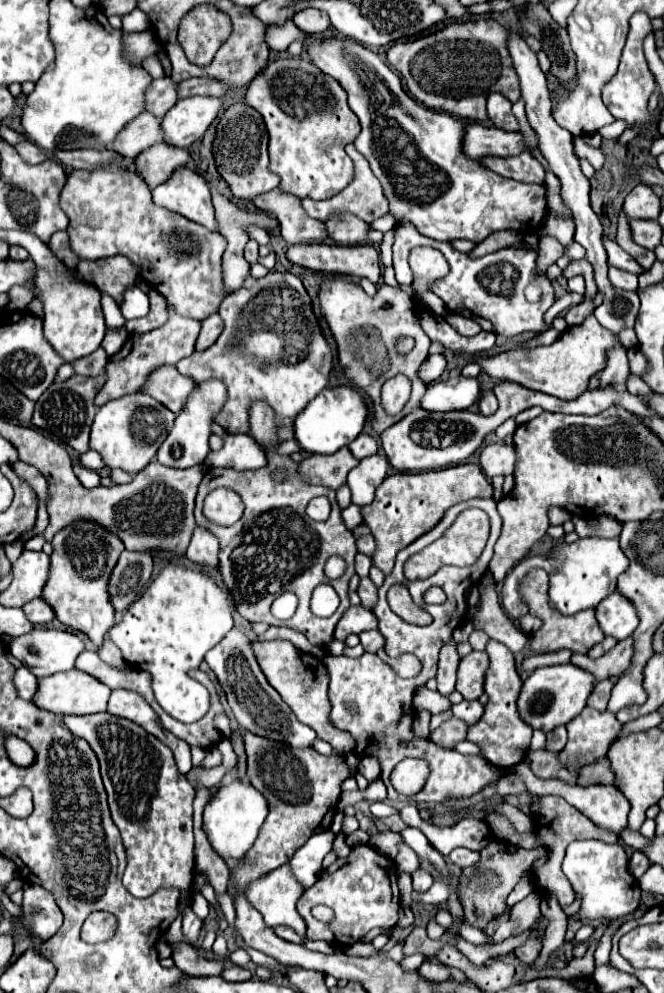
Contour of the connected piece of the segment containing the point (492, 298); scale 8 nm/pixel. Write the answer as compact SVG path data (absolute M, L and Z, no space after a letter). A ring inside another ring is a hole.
M399 222L397 228L395 228L395 244L393 244L393 268L395 268L395 276L397 276L399 284L413 284L413 272L409 268L407 256L409 256L409 250L415 248L415 246L437 248L447 258L451 270L445 278L433 282L431 290L445 302L445 306L451 312L465 312L465 308L467 308L473 316L481 316L481 318L491 322L487 326L489 332L495 332L495 334L501 334L501 336L507 336L507 338L517 336L517 334L527 332L527 330L541 332L545 328L543 314L553 306L555 290L553 290L551 280L545 274L543 274L543 278L539 278L539 274L537 274L537 252L533 248L529 248L529 246L511 246L511 248L503 248L503 250L497 250L497 252L481 256L481 258L469 258L467 254L455 250L451 246L451 242L431 240L431 238L419 234L419 230L415 230L415 226L411 226L411 222Z

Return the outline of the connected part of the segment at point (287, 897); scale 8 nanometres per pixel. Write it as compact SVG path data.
M285 864L249 884L245 894L249 902L263 914L267 926L289 926L297 934L305 936L305 920L295 908L303 890L305 888L291 872L291 866Z

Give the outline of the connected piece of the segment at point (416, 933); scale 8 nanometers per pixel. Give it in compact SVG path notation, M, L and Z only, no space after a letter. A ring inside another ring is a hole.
M415 926L413 932L405 938L405 946L403 946L403 956L411 956L417 952L423 952L425 956L435 956L435 952L449 940L447 934L443 934L441 940L429 940L426 928L423 926Z

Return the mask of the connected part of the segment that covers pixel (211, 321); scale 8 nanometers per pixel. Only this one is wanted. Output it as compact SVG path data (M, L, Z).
M211 314L211 318L205 318L201 322L201 334L197 338L195 350L207 350L223 332L223 320L219 314Z

